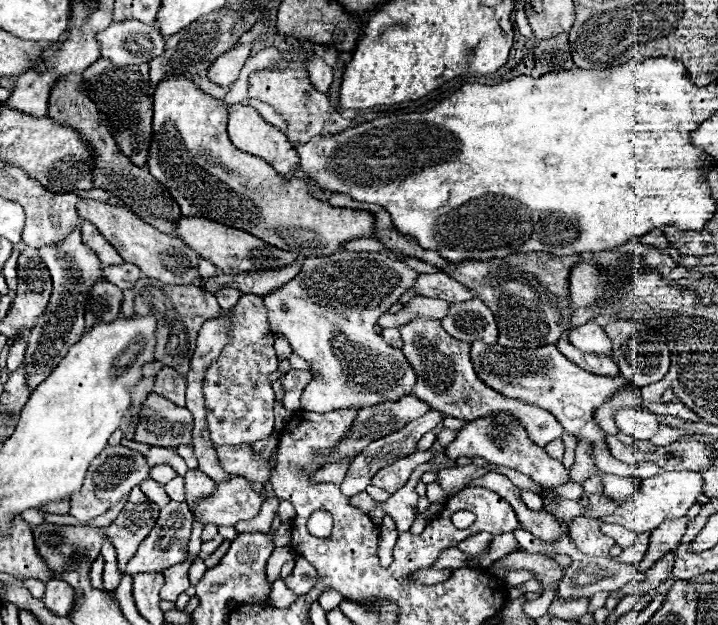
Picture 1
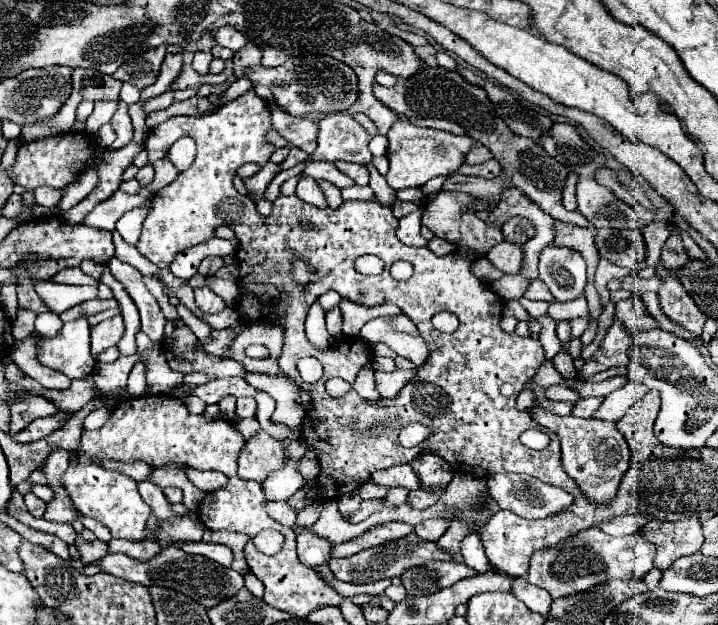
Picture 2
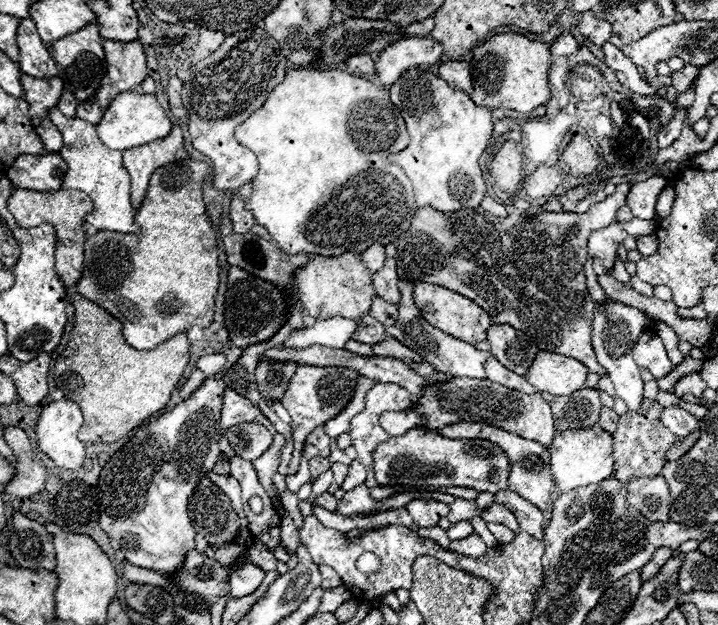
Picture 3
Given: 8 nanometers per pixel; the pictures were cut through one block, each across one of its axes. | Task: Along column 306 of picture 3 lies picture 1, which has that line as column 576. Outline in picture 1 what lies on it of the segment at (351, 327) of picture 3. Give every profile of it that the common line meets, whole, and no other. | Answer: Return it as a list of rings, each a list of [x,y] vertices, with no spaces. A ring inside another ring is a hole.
[[[590,320],[578,328],[572,328],[568,332],[568,340],[582,352],[606,354],[606,356],[612,354],[612,344],[596,320]]]

